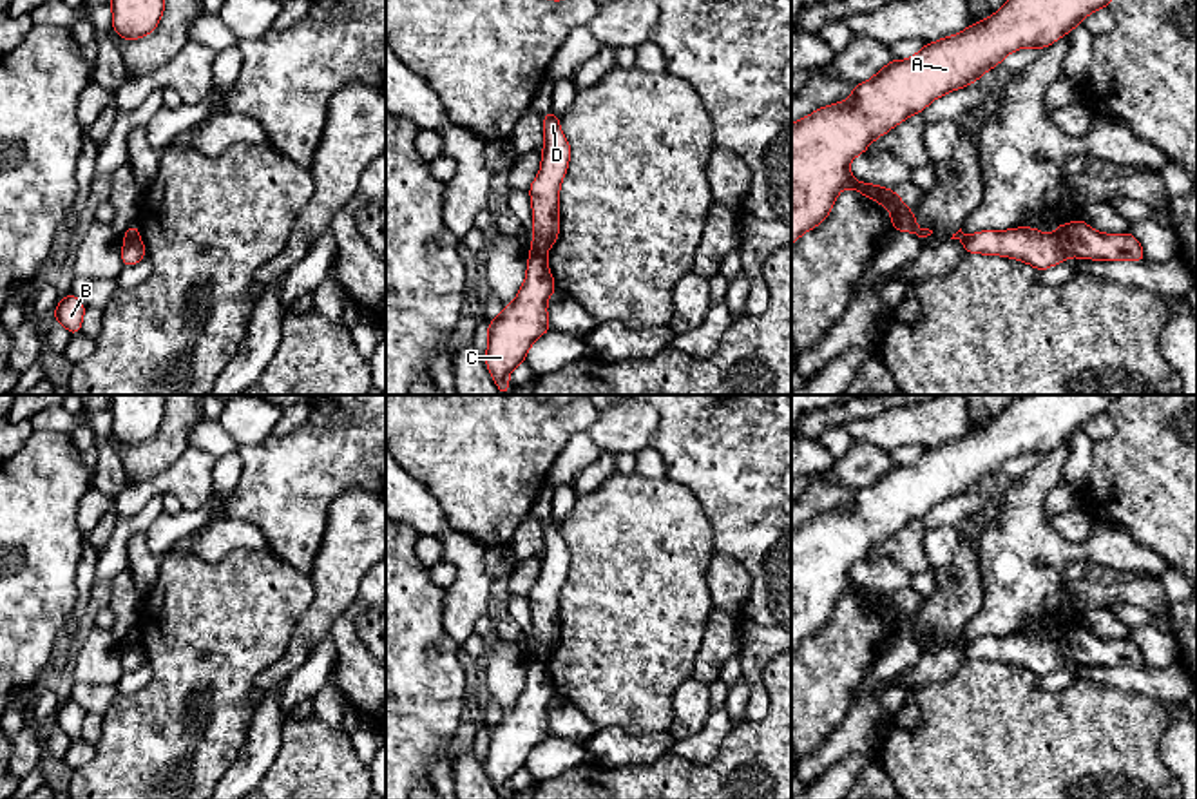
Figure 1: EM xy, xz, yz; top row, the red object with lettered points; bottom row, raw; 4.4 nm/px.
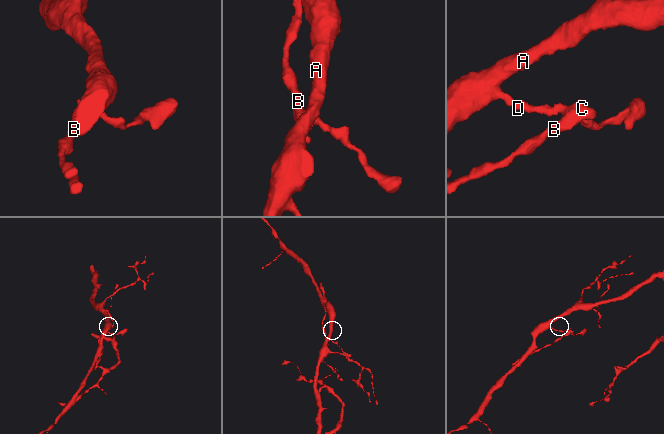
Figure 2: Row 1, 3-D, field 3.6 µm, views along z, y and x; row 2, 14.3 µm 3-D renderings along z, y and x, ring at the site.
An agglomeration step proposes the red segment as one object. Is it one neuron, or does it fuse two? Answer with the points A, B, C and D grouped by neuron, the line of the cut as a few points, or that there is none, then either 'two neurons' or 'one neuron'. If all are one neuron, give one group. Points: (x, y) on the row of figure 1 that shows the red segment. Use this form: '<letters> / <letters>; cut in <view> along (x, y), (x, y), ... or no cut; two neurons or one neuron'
A D / B C; cut in yz along (1054, 234), (1069, 254); two neurons

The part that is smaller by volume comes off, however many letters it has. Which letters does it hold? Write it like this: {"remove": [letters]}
{"remove": ["B", "C"]}

